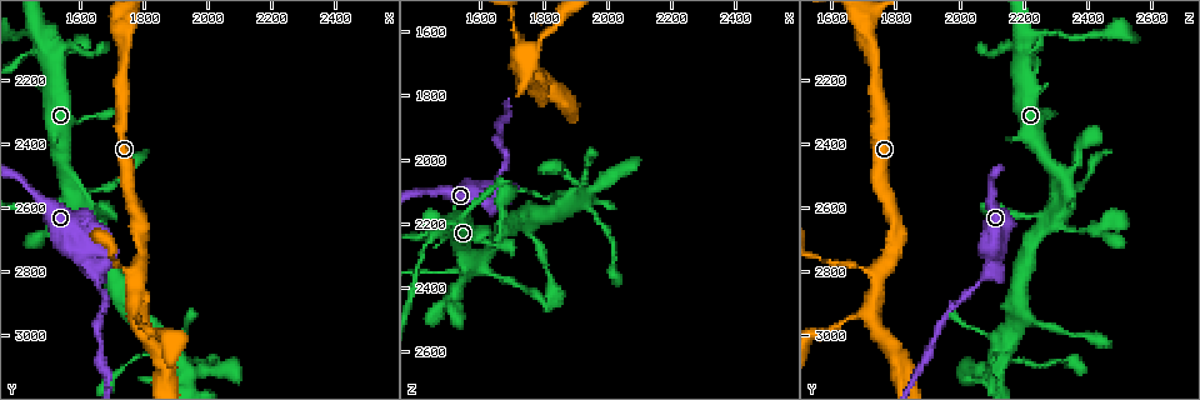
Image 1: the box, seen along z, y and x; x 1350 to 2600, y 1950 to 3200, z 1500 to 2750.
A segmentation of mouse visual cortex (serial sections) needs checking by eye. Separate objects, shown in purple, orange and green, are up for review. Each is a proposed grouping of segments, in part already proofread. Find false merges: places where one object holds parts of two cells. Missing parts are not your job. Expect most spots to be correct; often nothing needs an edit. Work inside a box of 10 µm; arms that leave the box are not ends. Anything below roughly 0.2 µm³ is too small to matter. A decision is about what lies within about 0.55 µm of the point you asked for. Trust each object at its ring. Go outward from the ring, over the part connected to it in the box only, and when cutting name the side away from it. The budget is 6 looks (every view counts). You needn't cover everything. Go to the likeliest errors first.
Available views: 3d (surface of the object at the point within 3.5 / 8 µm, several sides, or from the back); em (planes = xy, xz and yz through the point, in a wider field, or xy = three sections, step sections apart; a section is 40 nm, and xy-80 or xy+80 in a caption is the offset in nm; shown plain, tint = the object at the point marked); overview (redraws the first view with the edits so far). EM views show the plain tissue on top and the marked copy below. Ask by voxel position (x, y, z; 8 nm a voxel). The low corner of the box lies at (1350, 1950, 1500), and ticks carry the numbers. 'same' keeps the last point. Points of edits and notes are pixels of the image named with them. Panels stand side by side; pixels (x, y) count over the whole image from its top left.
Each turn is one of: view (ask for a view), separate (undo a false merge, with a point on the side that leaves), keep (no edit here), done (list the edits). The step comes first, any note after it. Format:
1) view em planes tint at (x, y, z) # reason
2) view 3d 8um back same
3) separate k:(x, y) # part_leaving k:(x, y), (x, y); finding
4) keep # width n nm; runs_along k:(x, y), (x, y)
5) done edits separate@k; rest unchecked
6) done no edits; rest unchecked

view 3d 8um at (1460, 2600, 2360)

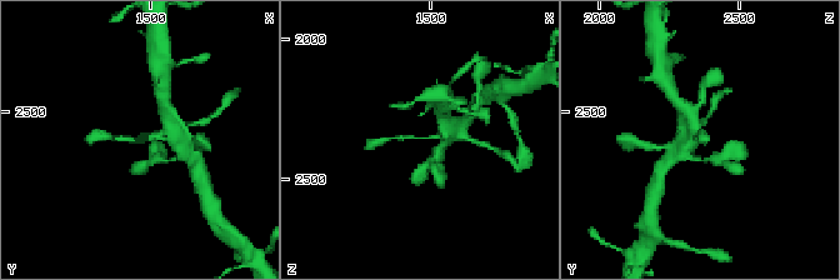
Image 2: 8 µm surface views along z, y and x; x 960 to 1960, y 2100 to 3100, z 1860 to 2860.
view em xy step 2 tint same # arm_widths 100, 200 nm

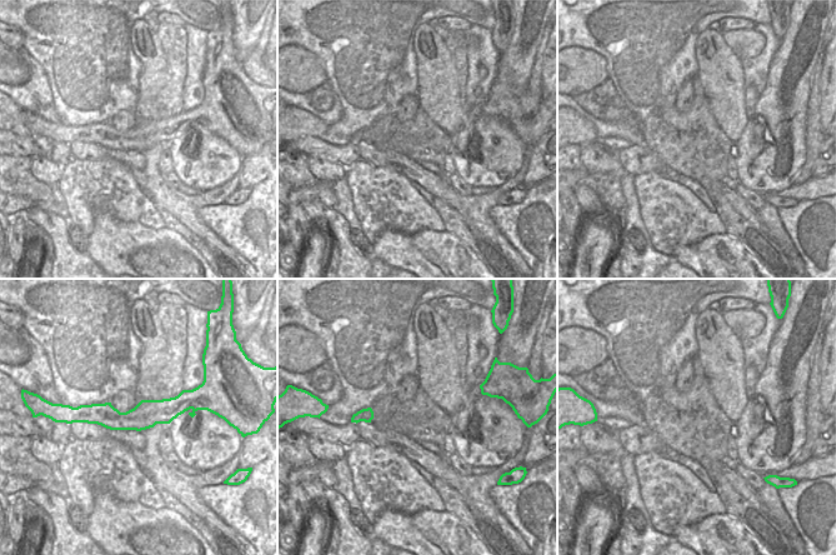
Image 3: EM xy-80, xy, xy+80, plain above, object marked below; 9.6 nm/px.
keep # runs_along 2:(171, 123), (148, 140), (110, 133); all the same cell

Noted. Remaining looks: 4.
view 3d 3.5um at (1780, 2810, 1750) # three-way junction

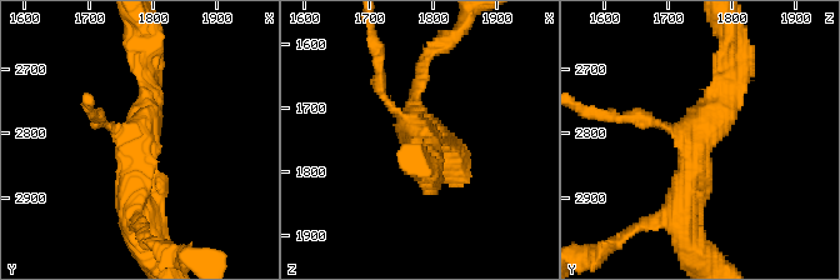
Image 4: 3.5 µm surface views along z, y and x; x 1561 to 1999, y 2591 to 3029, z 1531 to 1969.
view em xy step 2 tint at (1780, 2810, 1745) # arms 3; arm_widths 150, 300, 400 nm; shape alone is not enough

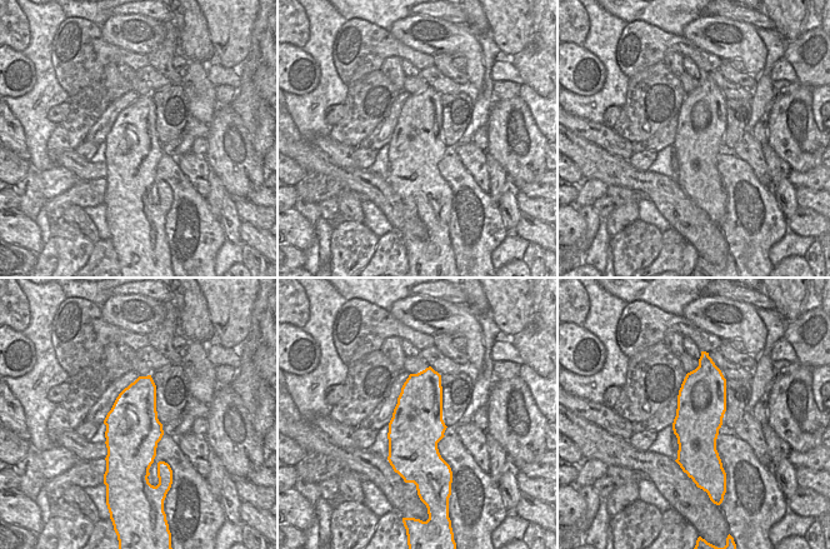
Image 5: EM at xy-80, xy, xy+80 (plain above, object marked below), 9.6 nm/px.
view em planes tint same

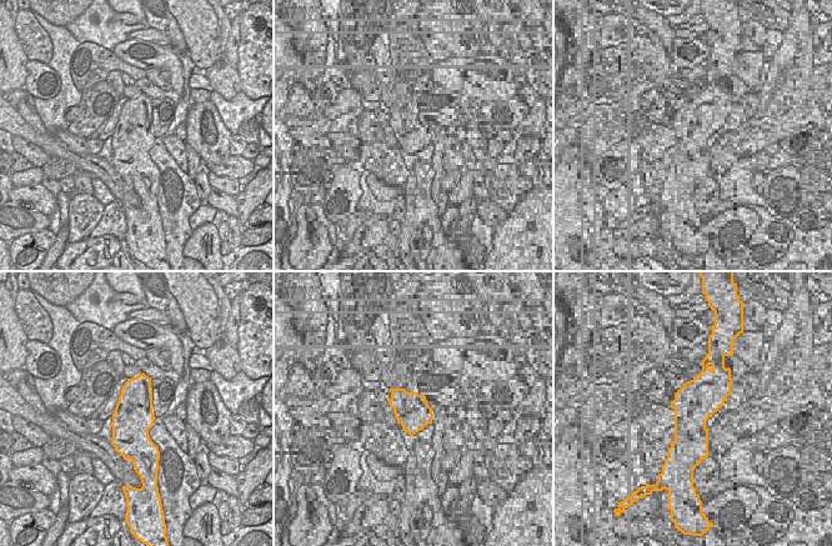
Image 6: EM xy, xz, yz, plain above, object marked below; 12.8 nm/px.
keep # runs_along 4:(740, 71), (695, 140), (685, 225); one cell here

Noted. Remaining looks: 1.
done no edits; rest unchecked

